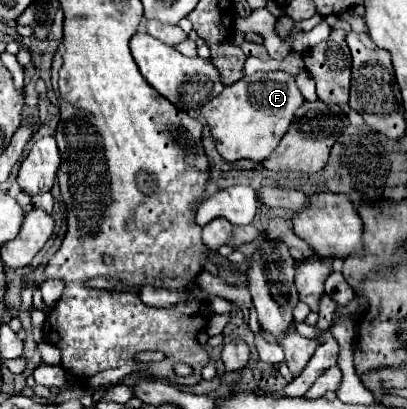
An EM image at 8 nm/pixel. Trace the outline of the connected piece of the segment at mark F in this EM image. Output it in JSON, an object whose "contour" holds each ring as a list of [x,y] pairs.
{"contour":[[[256,72],[232,86],[226,86],[214,100],[202,108],[202,116],[210,126],[216,148],[226,160],[266,160],[282,136],[288,132],[296,110],[304,104],[304,96],[296,86],[296,76],[288,72]]]}

